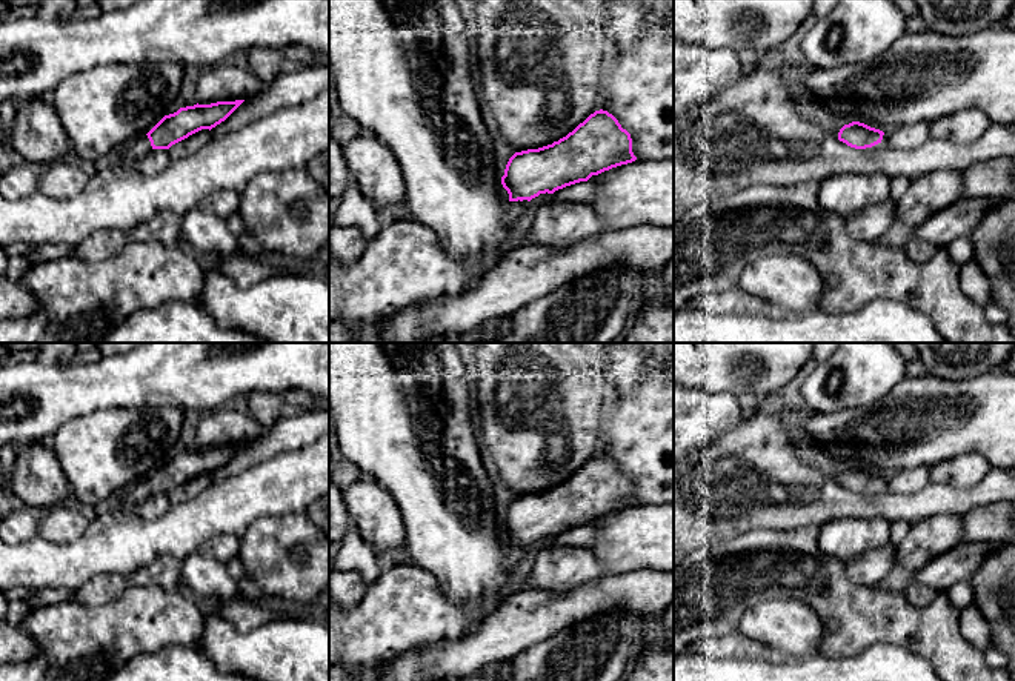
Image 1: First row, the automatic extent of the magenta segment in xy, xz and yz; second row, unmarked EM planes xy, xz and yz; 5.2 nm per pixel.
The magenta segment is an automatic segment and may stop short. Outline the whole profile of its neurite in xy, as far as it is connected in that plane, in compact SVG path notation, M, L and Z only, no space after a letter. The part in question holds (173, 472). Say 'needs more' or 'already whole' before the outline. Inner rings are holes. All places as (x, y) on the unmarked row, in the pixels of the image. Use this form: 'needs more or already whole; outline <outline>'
needs more; outline M245 444L217 446L180 452L165 460L146 480L137 481L125 497L125 507L138 504L152 493L169 493L172 489L225 466Z

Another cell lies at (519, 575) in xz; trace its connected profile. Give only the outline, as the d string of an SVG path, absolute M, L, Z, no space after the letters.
M540 538L538 541L532 543L527 549L527 553L514 563L514 567L509 572L508 583L504 587L498 592L498 595L512 595L515 592L520 592L523 584L529 580L534 561L537 555L546 549L552 543L552 538Z

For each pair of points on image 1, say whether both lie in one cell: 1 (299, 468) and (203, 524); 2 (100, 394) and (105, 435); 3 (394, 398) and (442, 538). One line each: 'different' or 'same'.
1: same
2: different
3: same

